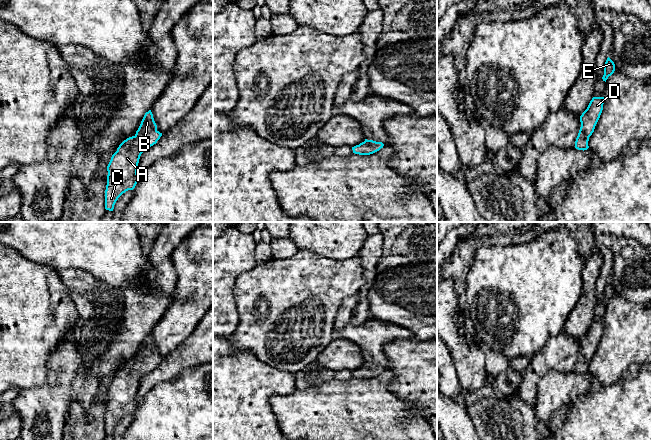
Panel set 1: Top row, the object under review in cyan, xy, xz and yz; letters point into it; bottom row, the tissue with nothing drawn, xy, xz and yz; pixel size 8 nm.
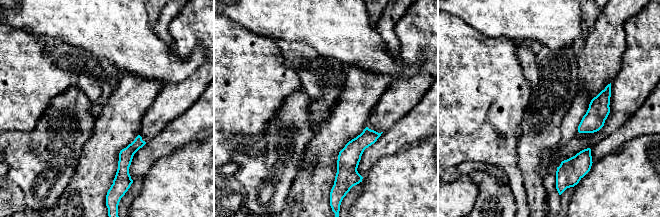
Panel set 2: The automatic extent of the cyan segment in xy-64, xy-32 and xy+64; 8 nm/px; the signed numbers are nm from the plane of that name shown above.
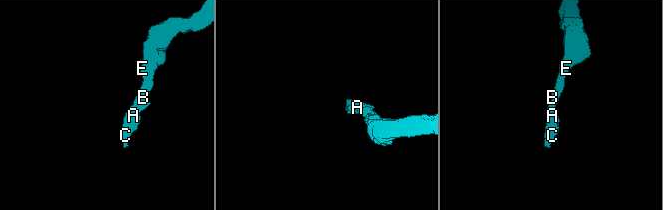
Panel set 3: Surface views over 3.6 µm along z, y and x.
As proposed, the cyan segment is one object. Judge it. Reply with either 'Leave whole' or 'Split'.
Leave whole

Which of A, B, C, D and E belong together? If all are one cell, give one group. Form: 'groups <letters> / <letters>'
groups A B C D E

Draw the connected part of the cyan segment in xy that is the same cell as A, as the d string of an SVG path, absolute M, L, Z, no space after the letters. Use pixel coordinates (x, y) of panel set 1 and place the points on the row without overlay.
M149 334L145 337L136 358L119 369L107 390L106 434L113 435L118 422L135 412L139 404L137 391L141 378L156 368L161 360L162 357L157 354L153 338Z

